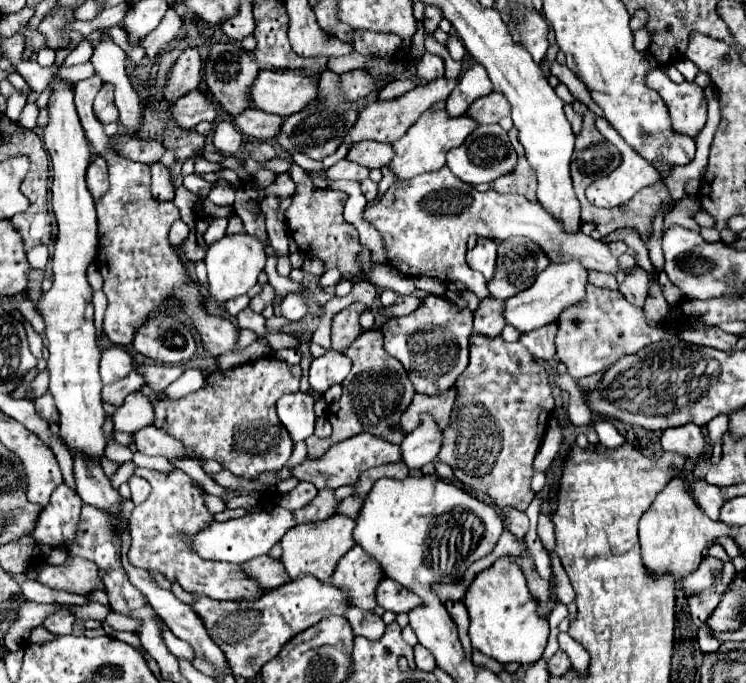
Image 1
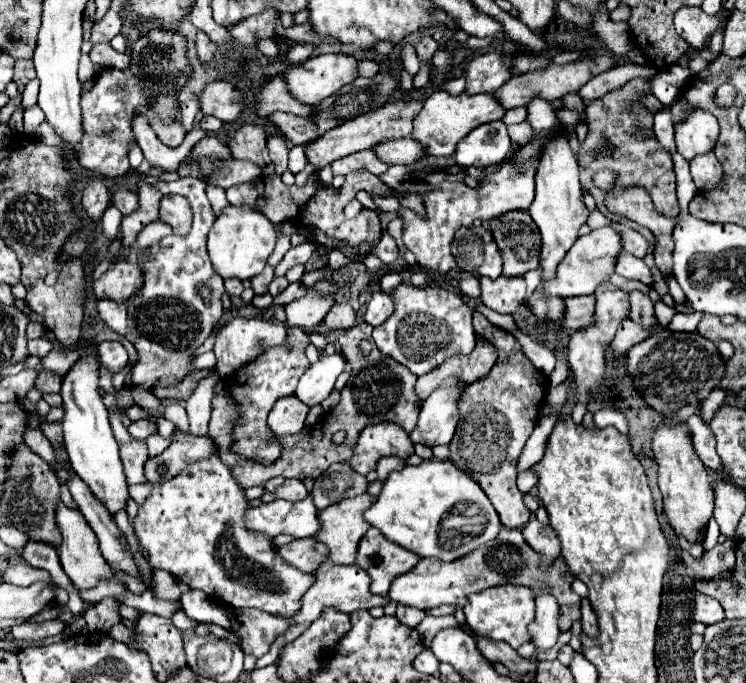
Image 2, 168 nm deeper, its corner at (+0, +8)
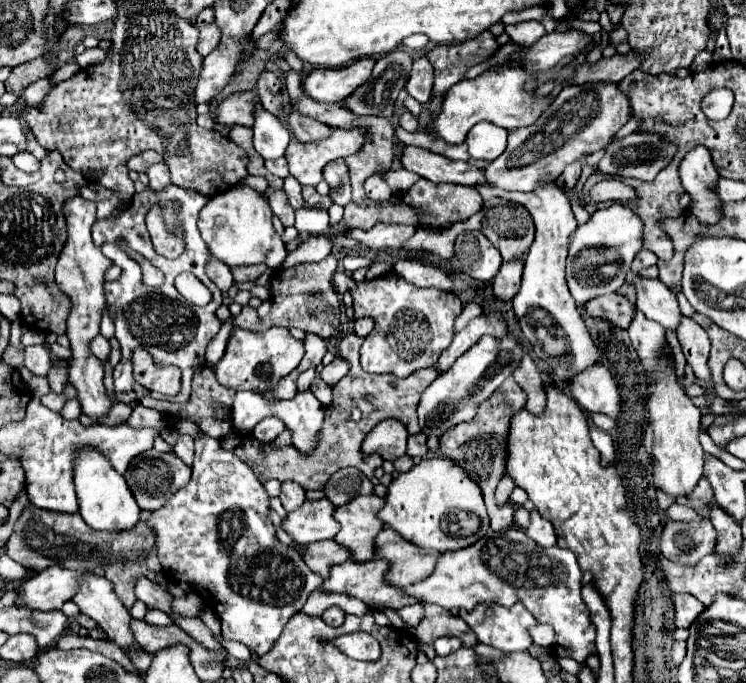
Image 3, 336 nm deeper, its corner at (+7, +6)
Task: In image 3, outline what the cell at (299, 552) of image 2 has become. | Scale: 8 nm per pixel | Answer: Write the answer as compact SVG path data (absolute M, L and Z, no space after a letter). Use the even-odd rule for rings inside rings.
M322 540L322 542L310 544L302 556L310 566L310 570L320 574L326 580L330 578L330 566L350 560L350 550L346 550L342 544L334 540Z

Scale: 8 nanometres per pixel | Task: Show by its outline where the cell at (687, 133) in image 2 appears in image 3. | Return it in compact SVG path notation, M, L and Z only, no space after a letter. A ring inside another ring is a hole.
M704 146L692 148L680 164L680 178L684 190L690 194L690 212L702 220L706 226L712 226L722 220L724 202L716 194L718 172L712 164L712 156Z

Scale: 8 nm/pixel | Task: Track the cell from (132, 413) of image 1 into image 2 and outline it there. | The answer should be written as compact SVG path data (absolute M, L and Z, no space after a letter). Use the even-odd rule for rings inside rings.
M205 352L205 354L201 354L199 358L195 358L195 362L193 362L193 366L191 366L191 372L195 372L195 370L205 370L205 368L215 368L215 354L213 352Z

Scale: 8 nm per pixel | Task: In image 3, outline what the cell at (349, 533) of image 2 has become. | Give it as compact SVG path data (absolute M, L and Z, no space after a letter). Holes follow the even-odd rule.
M370 494L358 496L334 512L334 518L340 524L340 532L334 540L346 546L358 562L374 558L374 534L384 528L384 522L378 518L382 506L384 498Z

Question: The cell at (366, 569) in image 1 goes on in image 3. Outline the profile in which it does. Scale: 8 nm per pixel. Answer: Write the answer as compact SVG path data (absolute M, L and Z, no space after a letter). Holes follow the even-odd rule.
M384 528L376 538L376 556L390 562L390 570L386 574L388 584L404 588L428 578L434 572L440 552L412 546L412 542L406 542L406 538L396 530Z

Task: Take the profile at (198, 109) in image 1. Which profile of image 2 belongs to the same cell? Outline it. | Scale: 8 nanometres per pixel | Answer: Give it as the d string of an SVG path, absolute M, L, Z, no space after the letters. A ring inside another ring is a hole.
M217 80L207 84L203 92L197 94L197 100L201 104L201 114L211 114L223 122L231 122L241 114L241 92L229 82Z

